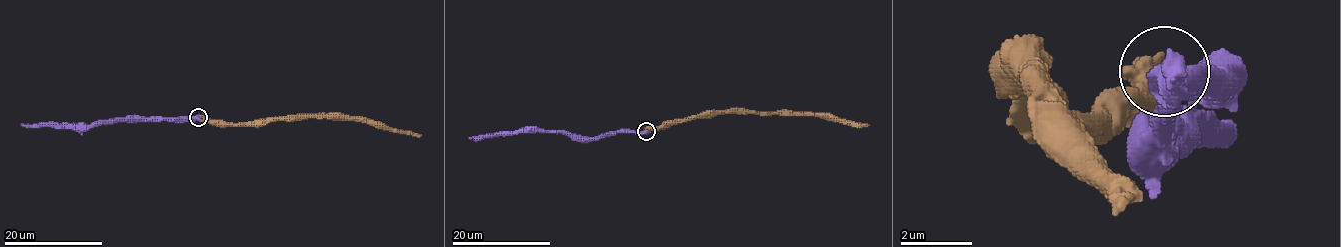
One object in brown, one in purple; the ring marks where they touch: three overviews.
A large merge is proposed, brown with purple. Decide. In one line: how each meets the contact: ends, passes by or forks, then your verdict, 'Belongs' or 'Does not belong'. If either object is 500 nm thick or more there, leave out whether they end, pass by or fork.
Does not belong

